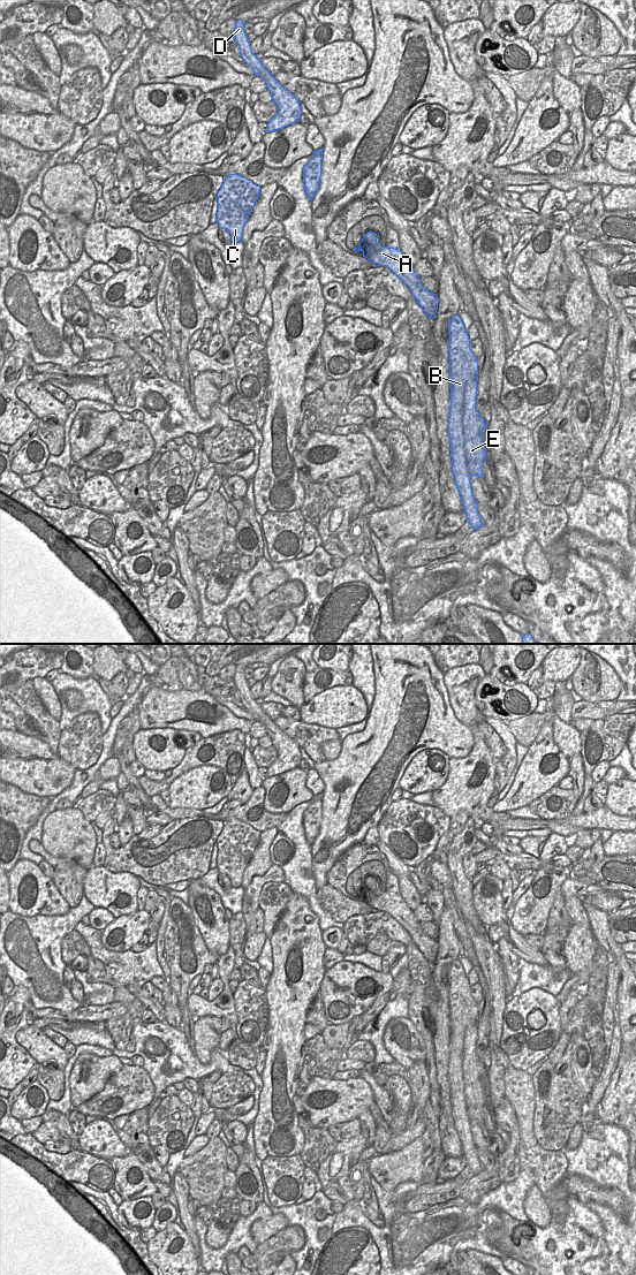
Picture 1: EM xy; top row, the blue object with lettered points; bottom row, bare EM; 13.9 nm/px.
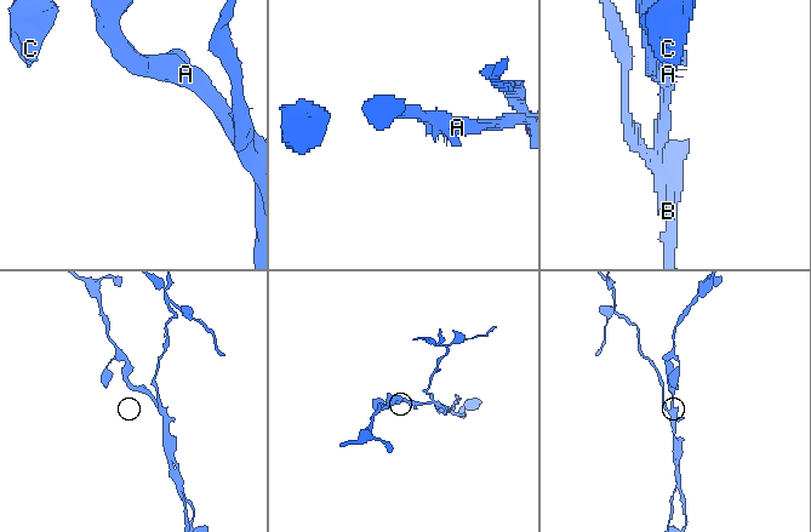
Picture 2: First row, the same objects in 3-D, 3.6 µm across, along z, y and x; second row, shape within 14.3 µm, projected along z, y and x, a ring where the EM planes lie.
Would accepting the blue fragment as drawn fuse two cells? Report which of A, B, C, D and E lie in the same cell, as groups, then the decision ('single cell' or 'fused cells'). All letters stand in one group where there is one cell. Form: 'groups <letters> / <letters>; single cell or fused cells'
groups A B C D / E; fused cells

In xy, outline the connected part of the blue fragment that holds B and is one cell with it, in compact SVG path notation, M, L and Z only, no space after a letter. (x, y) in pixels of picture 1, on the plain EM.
M455 959L449 970L449 1019L450 1019L450 1055L448 1079L450 1085L452 1115L455 1130L460 1137L467 1167L474 1175L483 1171L474 1143L470 1116L467 1108L463 1082L464 1037L467 1027L478 1018L478 1003L470 994L471 985L462 964Z

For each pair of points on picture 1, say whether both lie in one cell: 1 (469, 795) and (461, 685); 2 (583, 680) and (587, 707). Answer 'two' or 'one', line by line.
1: one
2: two

